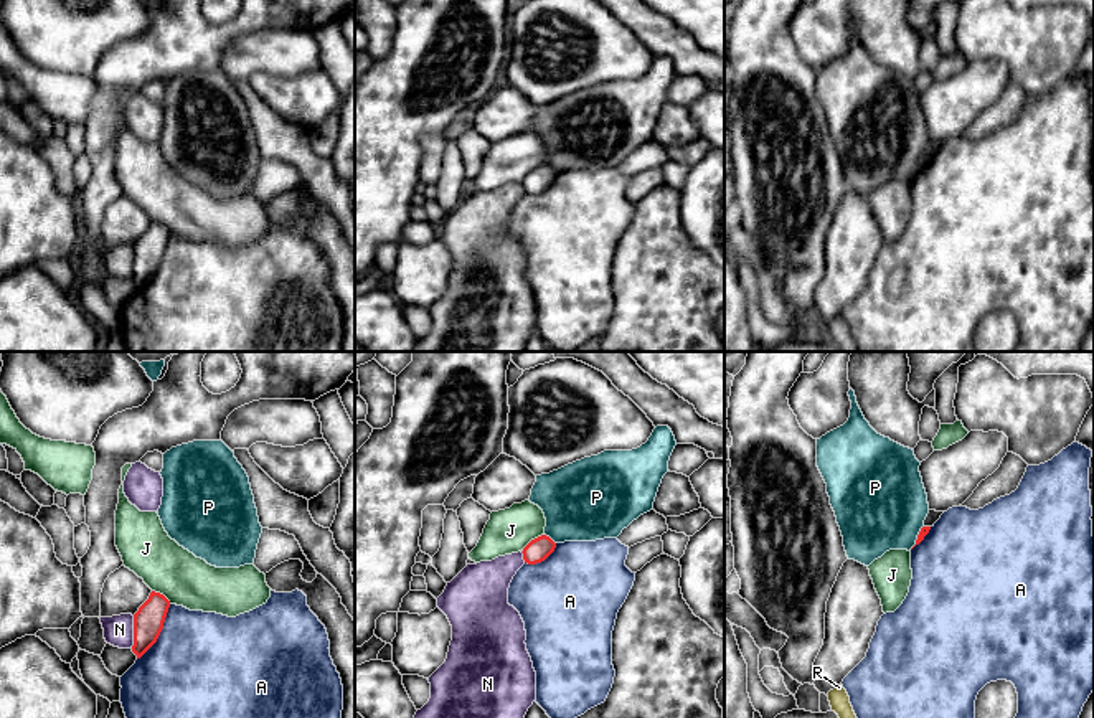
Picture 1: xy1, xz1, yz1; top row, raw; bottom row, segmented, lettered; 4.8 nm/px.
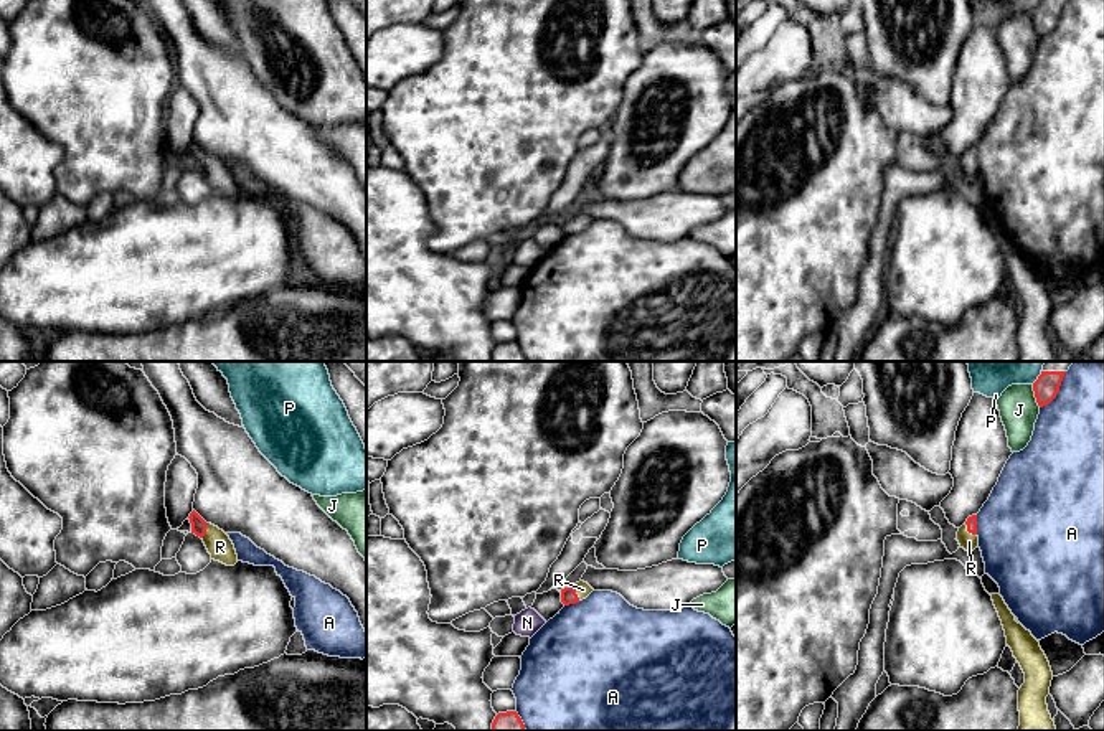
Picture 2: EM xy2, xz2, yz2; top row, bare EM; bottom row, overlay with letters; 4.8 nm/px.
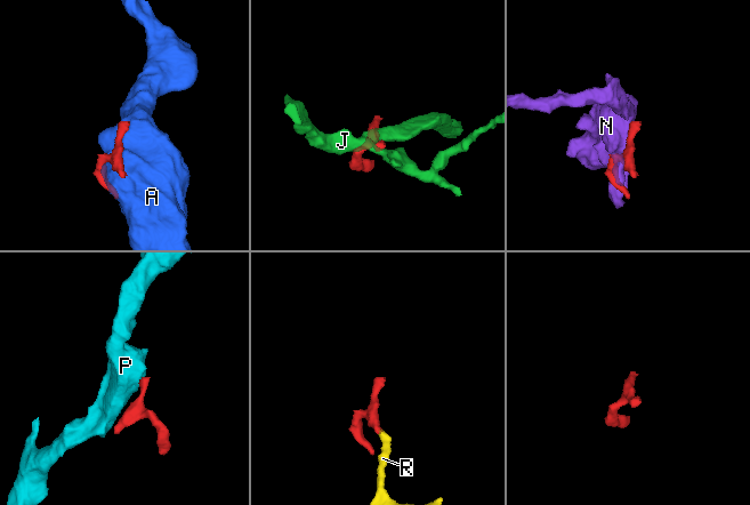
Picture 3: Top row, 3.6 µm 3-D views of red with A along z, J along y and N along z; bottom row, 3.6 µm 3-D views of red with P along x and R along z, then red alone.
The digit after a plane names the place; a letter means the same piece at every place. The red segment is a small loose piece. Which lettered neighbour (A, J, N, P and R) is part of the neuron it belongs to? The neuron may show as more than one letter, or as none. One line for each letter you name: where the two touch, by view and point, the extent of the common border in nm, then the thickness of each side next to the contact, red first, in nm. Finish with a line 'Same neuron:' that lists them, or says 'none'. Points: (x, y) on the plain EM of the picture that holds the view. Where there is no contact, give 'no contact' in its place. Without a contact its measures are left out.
Same neuron: none

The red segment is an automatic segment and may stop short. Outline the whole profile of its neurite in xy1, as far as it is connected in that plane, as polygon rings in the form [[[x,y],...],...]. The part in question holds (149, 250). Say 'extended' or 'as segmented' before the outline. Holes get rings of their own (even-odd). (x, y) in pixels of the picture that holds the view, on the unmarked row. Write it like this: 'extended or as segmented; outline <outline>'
as segmented; outline [[[152,221],[149,229],[134,244],[132,282],[140,289],[158,269],[170,238],[170,231]]]

